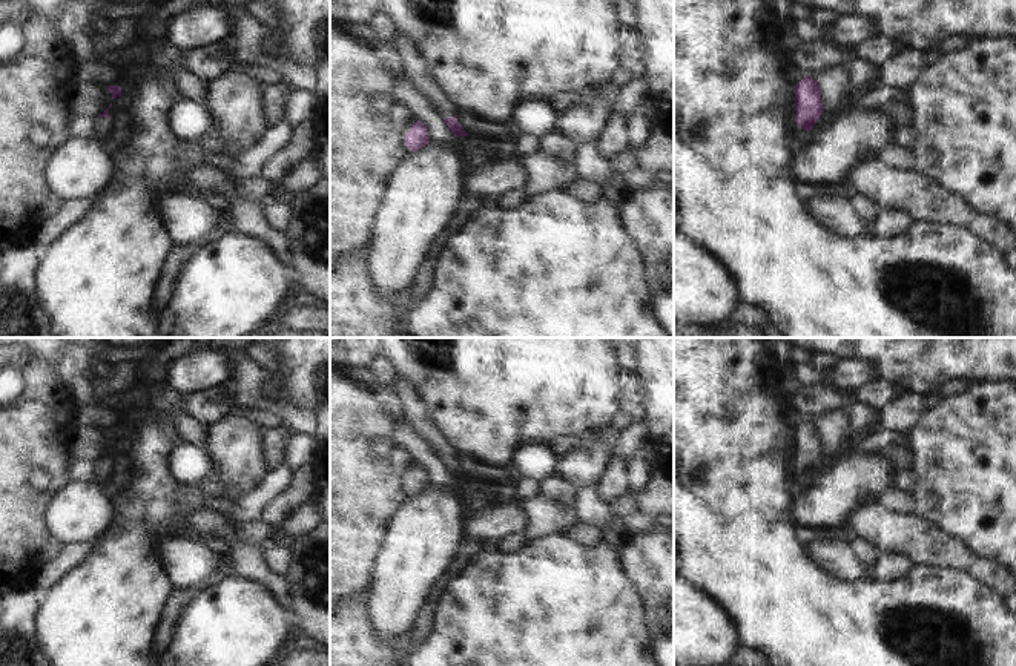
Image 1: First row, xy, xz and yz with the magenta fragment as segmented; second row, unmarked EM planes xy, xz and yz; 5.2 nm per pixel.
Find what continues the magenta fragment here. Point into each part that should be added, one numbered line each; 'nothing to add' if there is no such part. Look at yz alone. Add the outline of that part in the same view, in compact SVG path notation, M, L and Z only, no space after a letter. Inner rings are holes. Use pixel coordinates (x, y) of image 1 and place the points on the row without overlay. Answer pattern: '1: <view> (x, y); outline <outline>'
nothing to add

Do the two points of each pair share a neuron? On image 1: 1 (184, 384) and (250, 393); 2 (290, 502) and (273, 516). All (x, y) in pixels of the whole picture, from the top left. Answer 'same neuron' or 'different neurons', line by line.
1: different neurons
2: same neuron

